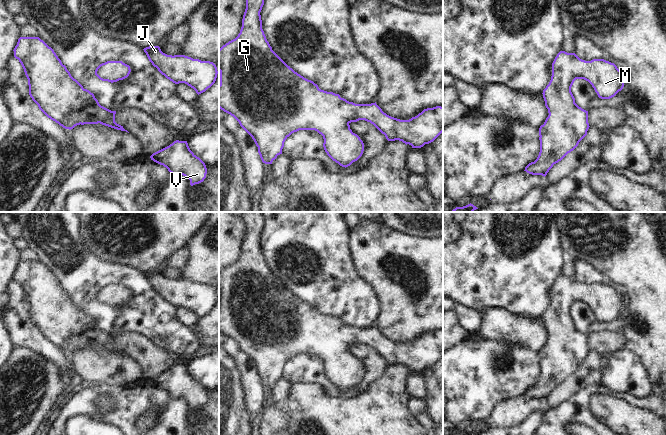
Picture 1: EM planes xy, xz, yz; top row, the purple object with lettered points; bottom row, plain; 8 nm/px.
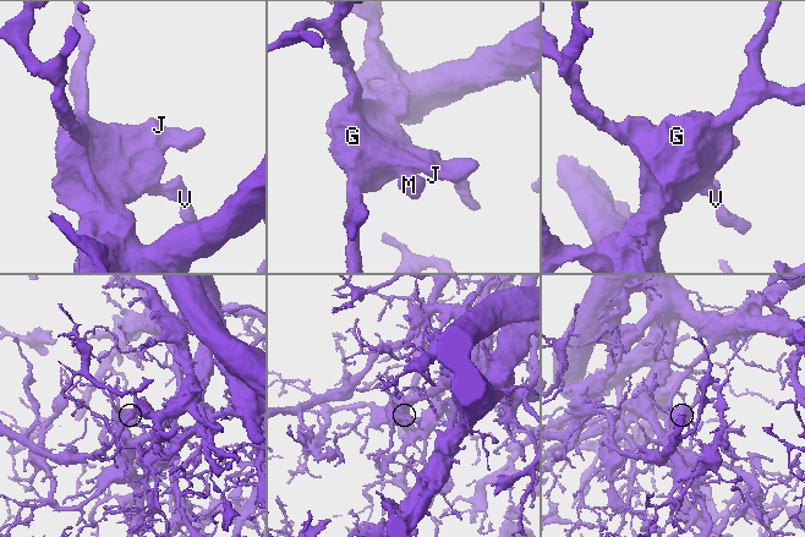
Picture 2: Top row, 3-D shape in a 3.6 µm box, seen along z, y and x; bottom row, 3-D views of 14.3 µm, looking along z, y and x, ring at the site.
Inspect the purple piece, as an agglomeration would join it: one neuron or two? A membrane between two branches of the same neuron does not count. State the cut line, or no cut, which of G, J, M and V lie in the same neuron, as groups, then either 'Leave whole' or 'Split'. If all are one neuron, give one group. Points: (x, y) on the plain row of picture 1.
No split. Groups: G J M V. Leave whole

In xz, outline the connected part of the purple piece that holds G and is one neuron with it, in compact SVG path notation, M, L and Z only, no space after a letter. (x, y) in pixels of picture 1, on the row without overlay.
M242 212L246 233L238 260L219 273L219 332L233 340L240 350L252 361L263 387L272 388L282 378L285 364L299 354L315 354L323 360L323 371L327 379L342 391L348 391L363 378L364 367L350 353L351 346L365 344L373 348L388 365L399 364L412 372L421 372L433 366L443 356L443 331L424 333L409 344L400 344L384 337L375 327L355 328L341 322L339 318L321 314L317 308L295 296L273 274L262 253L260 236L264 229L265 216L262 212Z

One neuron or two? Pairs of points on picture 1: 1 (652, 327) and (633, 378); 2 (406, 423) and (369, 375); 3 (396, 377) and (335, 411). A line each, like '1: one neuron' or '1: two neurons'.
1: two neurons
2: two neurons
3: one neuron

